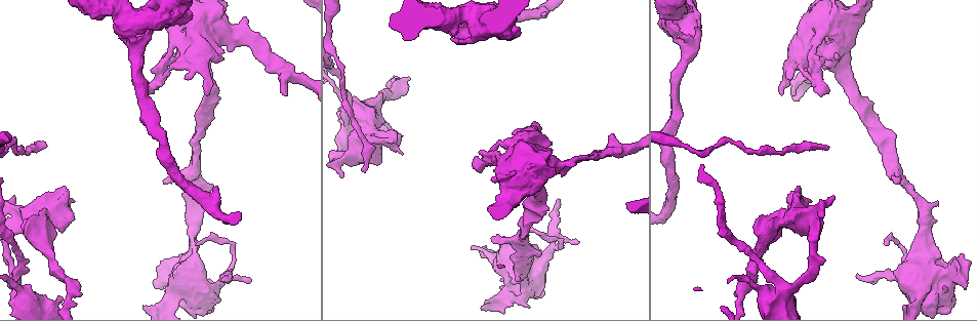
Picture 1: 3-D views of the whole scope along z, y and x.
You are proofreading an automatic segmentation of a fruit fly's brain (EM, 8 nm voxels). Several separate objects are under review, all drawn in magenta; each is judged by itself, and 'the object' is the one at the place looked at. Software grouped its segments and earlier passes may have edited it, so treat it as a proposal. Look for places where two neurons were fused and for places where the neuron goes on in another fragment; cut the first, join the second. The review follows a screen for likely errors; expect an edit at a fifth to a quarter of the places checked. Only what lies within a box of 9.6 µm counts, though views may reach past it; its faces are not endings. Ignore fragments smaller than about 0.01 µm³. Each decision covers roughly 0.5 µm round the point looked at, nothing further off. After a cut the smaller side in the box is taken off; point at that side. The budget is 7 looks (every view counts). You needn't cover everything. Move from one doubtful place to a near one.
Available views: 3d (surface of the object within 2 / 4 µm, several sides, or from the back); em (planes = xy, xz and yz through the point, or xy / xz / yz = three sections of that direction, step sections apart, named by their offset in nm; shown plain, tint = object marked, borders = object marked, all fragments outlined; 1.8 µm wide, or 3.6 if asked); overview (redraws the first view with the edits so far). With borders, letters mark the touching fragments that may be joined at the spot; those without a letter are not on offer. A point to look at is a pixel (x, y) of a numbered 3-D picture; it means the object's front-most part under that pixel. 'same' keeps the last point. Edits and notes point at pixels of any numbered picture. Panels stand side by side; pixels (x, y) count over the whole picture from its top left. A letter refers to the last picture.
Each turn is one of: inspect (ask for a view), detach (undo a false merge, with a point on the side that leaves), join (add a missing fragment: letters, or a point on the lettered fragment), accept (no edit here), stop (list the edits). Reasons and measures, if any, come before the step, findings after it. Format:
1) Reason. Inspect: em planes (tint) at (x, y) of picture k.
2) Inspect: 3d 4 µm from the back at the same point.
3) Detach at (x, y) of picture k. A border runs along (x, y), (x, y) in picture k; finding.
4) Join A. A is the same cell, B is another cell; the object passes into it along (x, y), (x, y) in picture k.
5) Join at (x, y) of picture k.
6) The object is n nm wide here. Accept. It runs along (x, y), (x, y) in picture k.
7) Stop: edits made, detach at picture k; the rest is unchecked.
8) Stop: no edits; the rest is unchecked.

An open end. Inspect: 3d 4 µm at (249, 283) of picture 1.

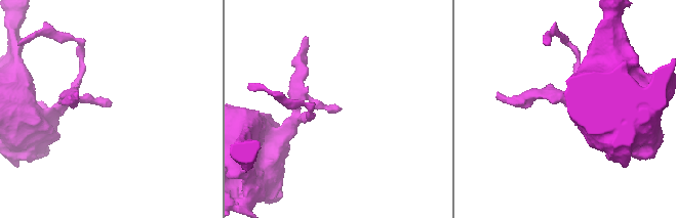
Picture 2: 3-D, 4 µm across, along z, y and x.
Inspect: em planes (borders) at (341, 110) of picture 2.

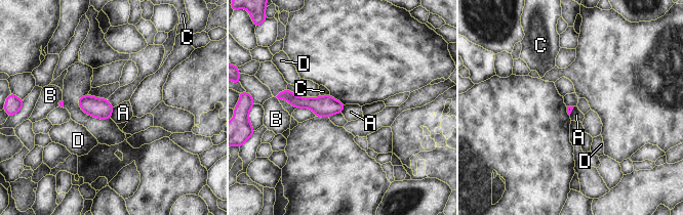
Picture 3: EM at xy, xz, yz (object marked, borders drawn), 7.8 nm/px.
Accept. A, B, C and D are other cells; it runs along (283, 94), (297, 102), (340, 106) in picture 3; no lettered fragment goes on from it.

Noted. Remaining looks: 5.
Branch stops here. Inspect: 3d 2 µm at (546, 14) of picture 1.

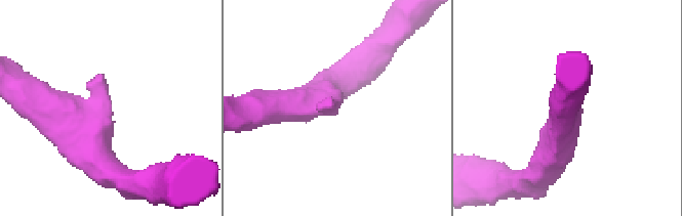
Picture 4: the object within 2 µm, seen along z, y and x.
Now the EM. Inspect: em planes (borders) at (333, 103) of picture 4.

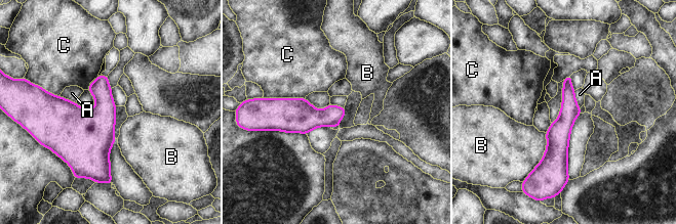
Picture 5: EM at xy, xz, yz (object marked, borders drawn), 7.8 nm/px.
Accept. A, B and C are other cells; it runs along (568, 79), (561, 174) in picture 5; none of them fits.

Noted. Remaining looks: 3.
Inspect: em planes (plain) at (828, 146) of picture 1.

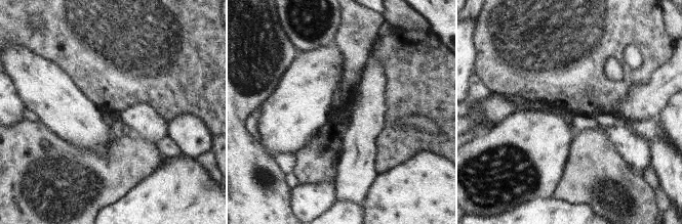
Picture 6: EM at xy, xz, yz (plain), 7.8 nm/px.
Inspect: em planes (tint) at the same point.

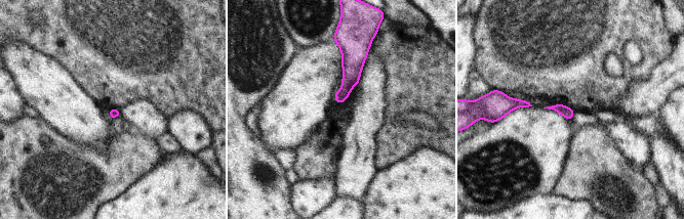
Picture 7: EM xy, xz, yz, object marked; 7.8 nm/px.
Inspect: em planes (borders) at the same point.

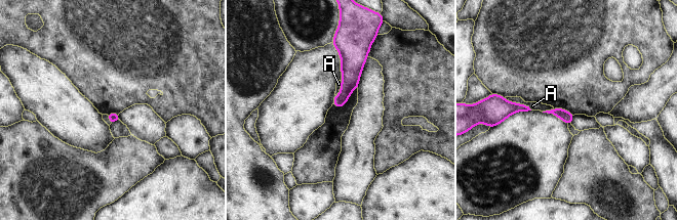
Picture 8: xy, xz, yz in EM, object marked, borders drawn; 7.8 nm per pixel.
Accept. A is another cell; a border runs along (504, 97), (526, 104), (531, 110) in picture 8; no lettered fragment goes on from it.

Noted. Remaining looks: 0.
Stop: no edits; the rest is unchecked.

